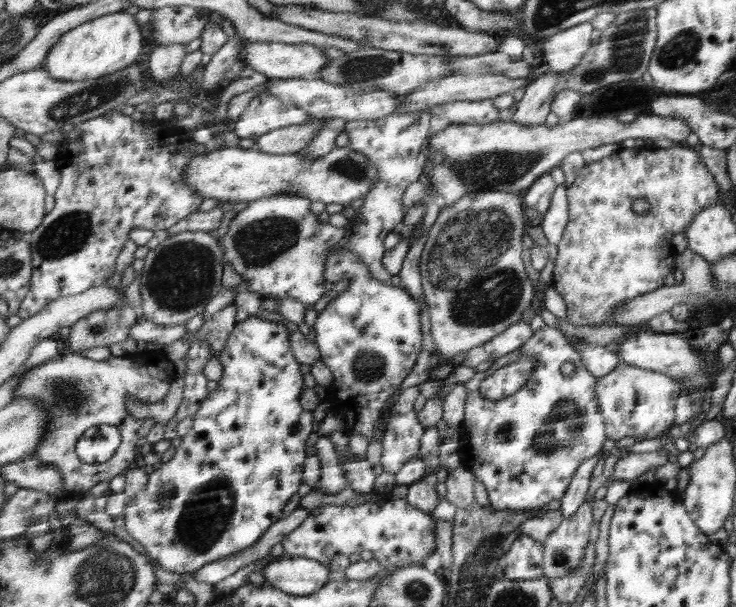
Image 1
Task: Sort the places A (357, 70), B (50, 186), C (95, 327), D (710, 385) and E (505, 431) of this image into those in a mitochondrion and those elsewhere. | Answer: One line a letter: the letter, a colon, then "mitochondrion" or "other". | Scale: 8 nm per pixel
A: mitochondrion
B: other
C: mitochondrion
D: other
E: other

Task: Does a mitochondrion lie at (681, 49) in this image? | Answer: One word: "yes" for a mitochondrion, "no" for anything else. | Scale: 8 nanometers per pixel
yes

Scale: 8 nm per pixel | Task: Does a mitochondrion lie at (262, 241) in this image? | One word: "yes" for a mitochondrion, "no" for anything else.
yes

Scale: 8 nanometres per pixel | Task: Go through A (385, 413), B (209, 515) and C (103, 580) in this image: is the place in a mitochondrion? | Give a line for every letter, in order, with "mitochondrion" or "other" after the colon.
A: other
B: mitochondrion
C: mitochondrion

